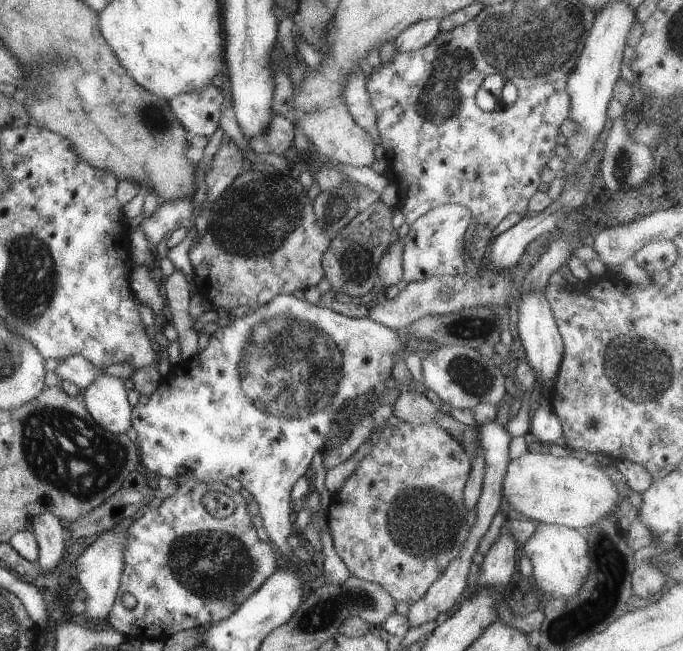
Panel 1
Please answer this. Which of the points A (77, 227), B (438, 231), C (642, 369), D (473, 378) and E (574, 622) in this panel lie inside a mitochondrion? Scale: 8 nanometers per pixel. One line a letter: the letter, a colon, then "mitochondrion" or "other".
A: other
B: other
C: mitochondrion
D: mitochondrion
E: other

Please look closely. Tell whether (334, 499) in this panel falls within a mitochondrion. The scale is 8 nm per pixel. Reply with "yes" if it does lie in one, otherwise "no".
no

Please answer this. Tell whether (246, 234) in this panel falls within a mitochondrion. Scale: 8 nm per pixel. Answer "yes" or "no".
yes

